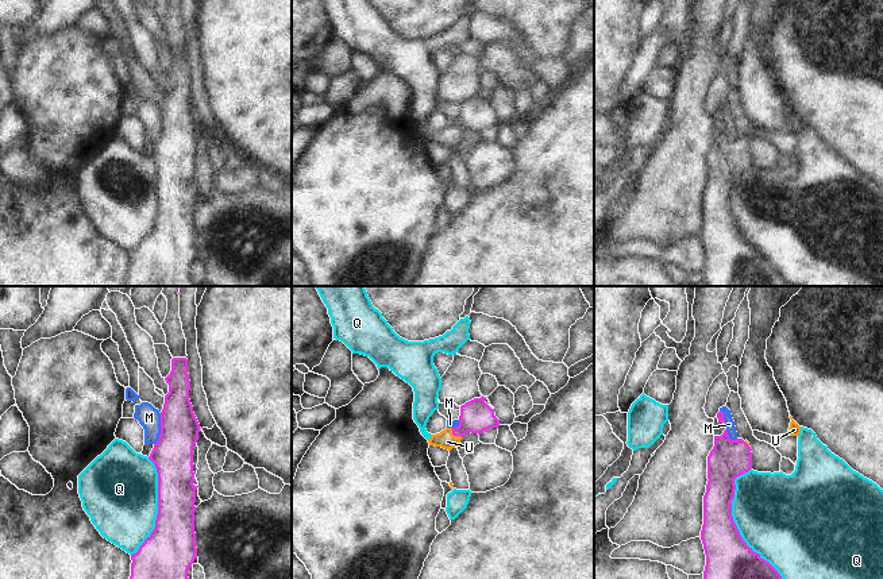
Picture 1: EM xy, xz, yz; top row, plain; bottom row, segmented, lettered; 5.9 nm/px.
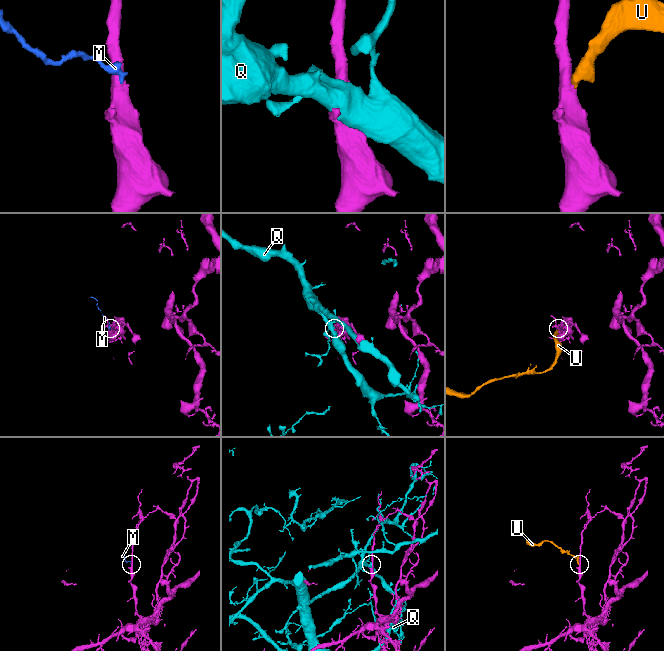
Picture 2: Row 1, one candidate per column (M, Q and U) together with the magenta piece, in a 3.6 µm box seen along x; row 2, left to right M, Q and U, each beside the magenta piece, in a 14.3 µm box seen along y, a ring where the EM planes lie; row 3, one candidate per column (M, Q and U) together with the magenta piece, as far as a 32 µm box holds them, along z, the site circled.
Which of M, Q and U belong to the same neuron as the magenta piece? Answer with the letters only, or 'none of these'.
U

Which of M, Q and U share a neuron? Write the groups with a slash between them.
M / Q / U

